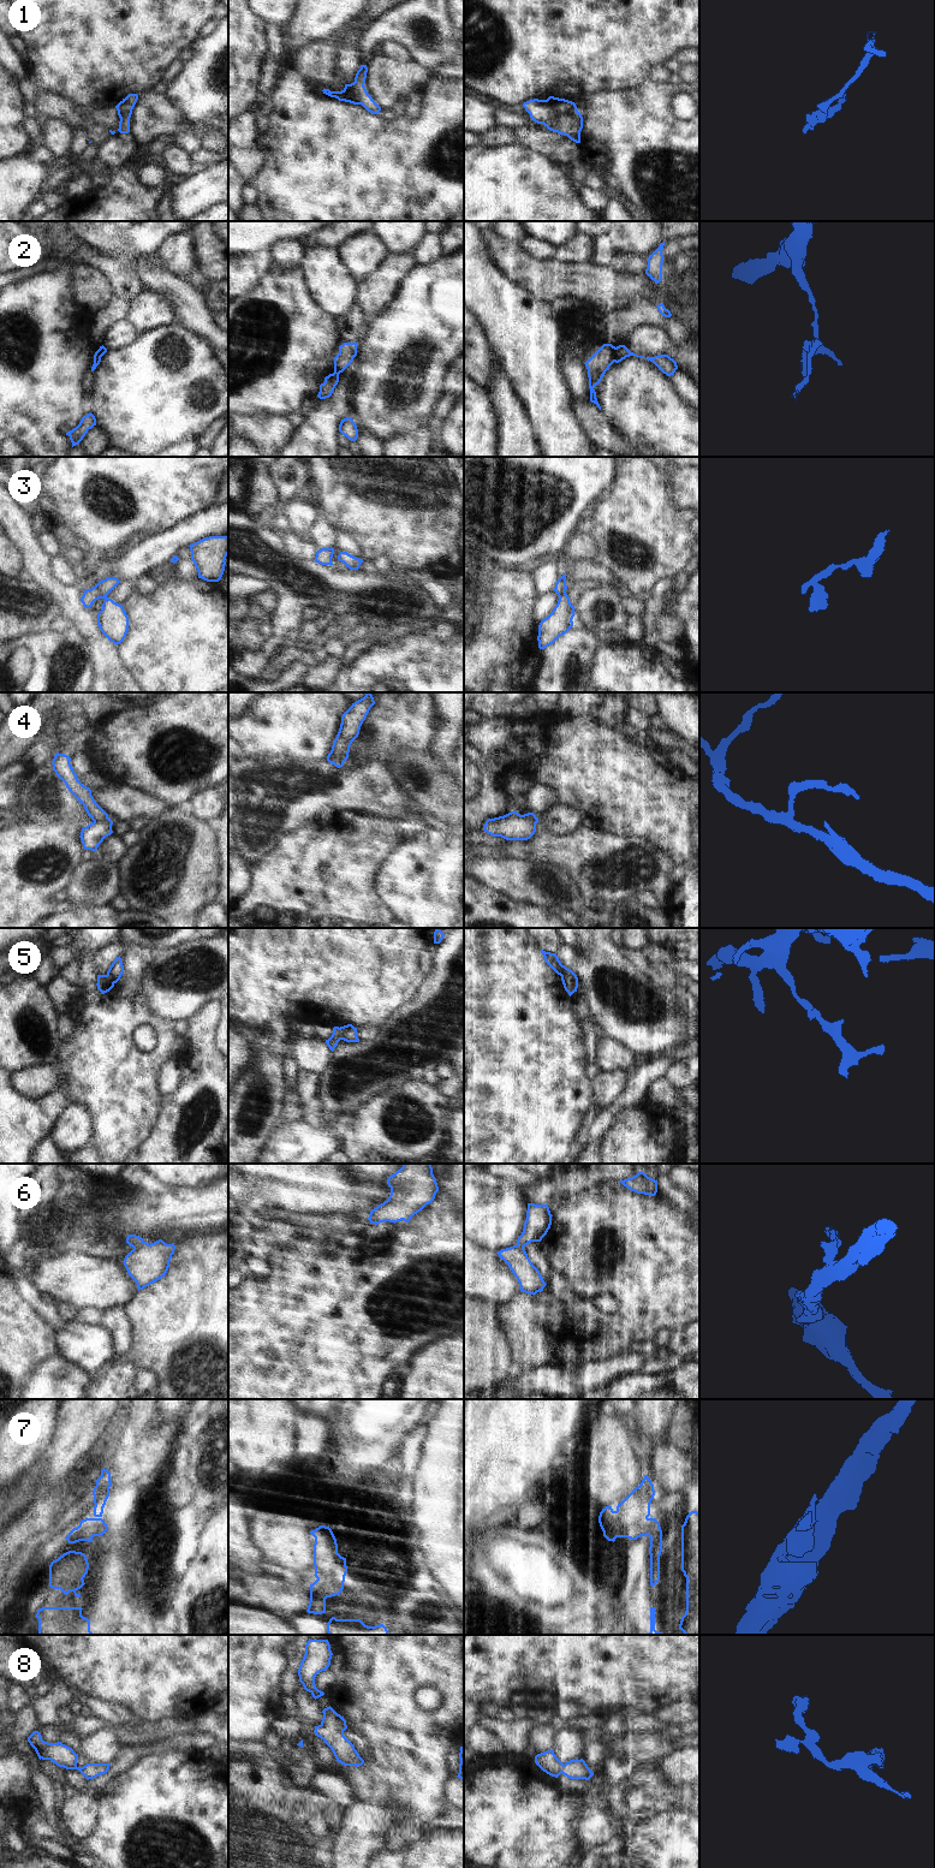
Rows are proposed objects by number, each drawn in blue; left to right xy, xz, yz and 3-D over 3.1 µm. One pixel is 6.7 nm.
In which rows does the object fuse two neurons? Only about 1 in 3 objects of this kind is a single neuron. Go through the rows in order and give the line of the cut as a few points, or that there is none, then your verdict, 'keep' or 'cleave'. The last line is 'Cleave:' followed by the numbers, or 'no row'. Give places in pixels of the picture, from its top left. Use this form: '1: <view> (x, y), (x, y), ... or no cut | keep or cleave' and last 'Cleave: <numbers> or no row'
1: no cut | keep
2: yz (615, 347), (613, 361) | cleave
3: yz (565, 592), (559, 598) | cleave
4: xz (329, 753), (344, 761) | cleave
5: yz (561, 976), (566, 976), (577, 987) | cleave
6: xy (143, 1242), (134, 1248) | cleave
7: xz (317, 1578), (343, 1584) | cleave
8: no cut | keep
Cleave: 2, 3, 4, 5, 6, 7

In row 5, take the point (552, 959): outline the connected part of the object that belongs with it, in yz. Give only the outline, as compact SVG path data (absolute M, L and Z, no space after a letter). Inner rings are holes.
M541 950L541 953L544 957L546 963L561 977L568 977L573 986L577 988L578 987L578 977L577 975L568 968L561 964L559 960L556 953L550 953Z

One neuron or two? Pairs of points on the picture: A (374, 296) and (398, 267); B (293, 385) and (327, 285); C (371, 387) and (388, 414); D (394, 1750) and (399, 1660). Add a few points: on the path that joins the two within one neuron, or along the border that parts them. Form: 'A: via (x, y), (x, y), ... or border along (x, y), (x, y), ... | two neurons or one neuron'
A: via (379, 289), (391, 274) | one neuron
B: border along (304, 281), (311, 297), (332, 316) | two neurons
C: via (377, 393), (386, 402), (386, 408) | one neuron
D: via (394, 1727), (394, 1683) | one neuron

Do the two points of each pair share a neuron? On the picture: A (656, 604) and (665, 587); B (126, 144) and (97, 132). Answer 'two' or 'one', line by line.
A: one
B: two

